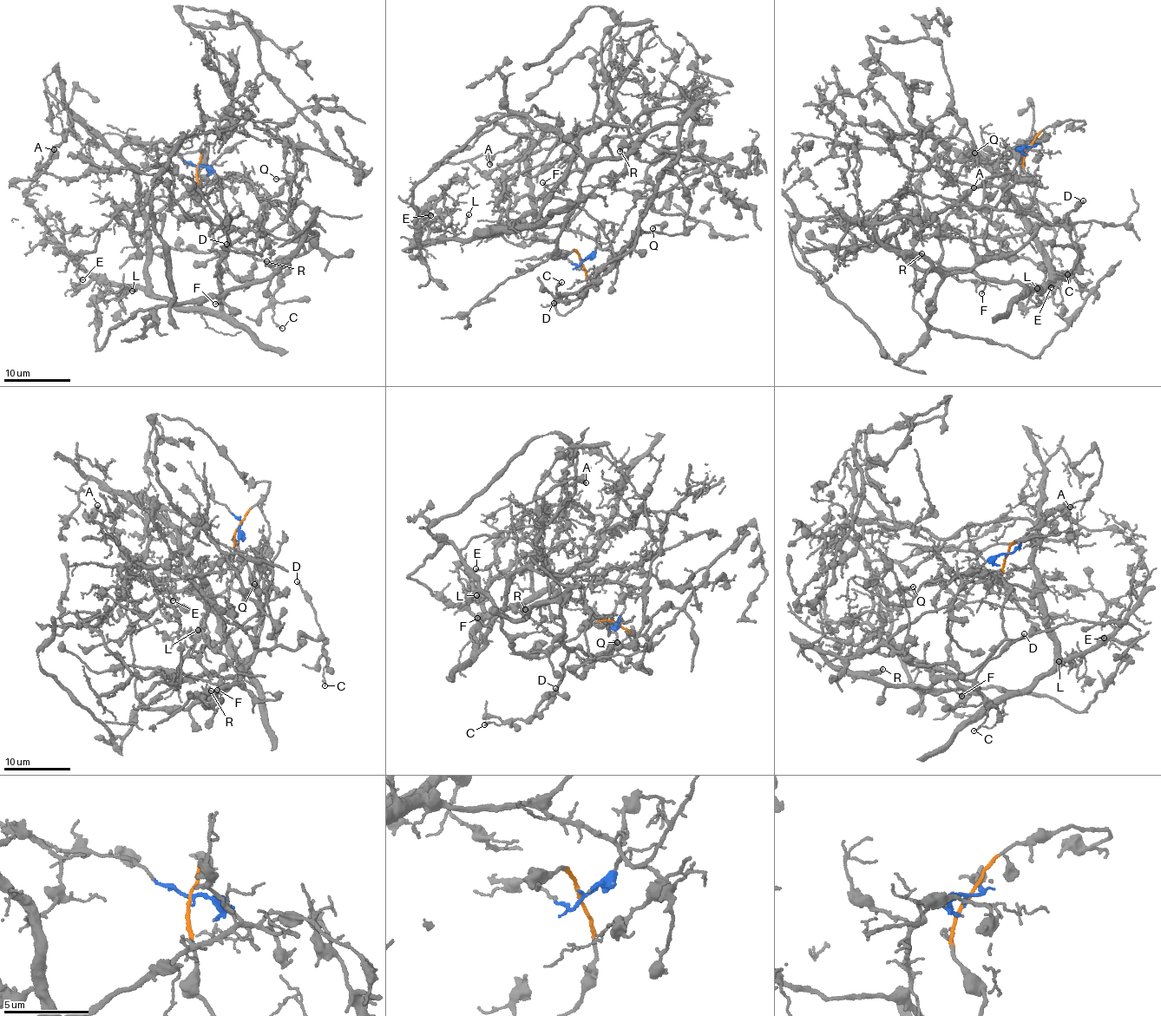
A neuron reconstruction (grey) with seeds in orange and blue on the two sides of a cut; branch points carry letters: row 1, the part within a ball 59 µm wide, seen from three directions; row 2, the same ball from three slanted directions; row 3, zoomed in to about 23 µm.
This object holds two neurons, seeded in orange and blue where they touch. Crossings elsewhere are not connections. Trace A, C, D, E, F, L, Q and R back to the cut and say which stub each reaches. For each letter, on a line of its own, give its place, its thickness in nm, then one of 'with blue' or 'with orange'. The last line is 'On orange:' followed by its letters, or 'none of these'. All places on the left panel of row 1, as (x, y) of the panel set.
A: at (54, 149); 360 nm thick; with blue
C: at (282, 328); 100 nm thick; with orange
D: at (226, 244); 150 nm thick; with orange
E: at (82, 279); 130 nm thick; with blue
F: at (215, 304); 100 nm thick; with blue
L: at (132, 291); 150 nm thick; with blue
Q: at (276, 179); 130 nm thick; with orange
R: at (266, 261); 360 nm thick; with orange
On orange: C, D, Q, R

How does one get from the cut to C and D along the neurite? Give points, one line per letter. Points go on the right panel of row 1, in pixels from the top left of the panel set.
C: (1029, 147), (1042, 224), (1013, 252), (949, 273), (878, 239), (875, 226), (989, 205), (1060, 225), (1067, 274)
D: (1029, 147), (1042, 224), (1013, 252), (949, 273), (878, 239), (875, 226), (953, 205), (1060, 225), (1082, 200)

